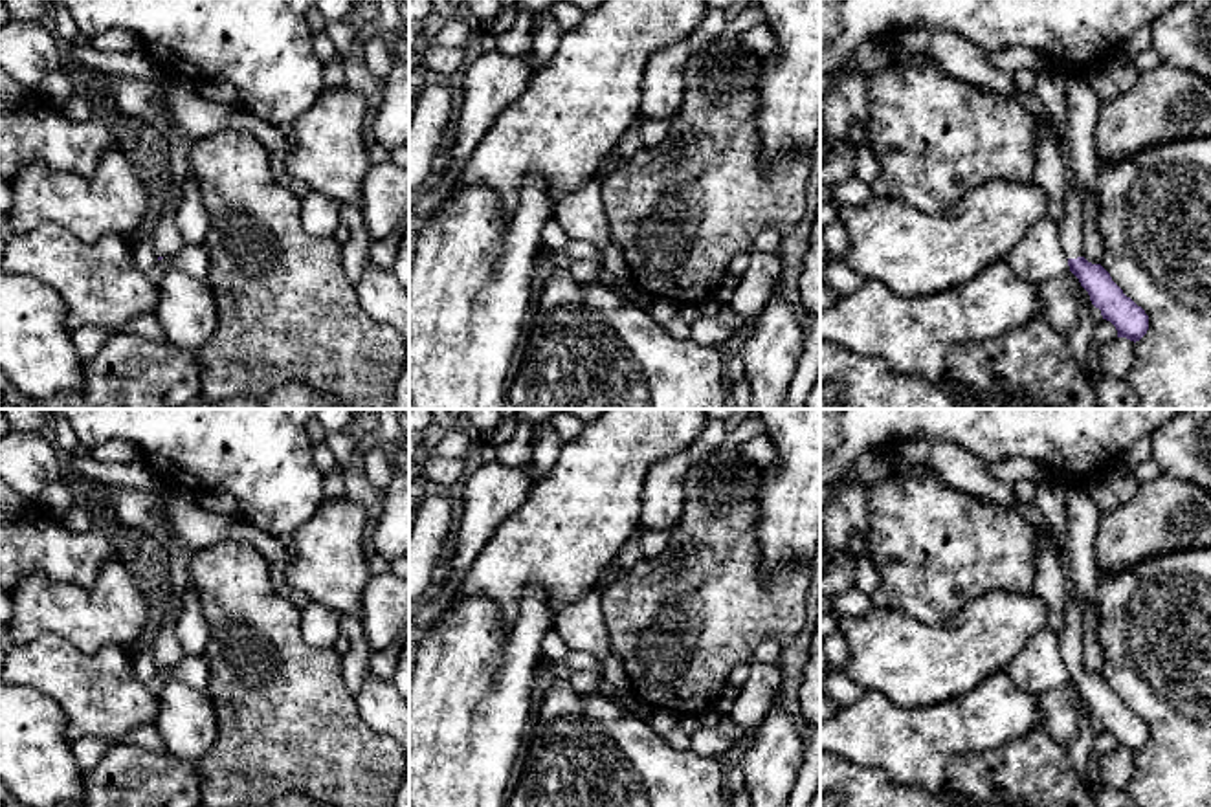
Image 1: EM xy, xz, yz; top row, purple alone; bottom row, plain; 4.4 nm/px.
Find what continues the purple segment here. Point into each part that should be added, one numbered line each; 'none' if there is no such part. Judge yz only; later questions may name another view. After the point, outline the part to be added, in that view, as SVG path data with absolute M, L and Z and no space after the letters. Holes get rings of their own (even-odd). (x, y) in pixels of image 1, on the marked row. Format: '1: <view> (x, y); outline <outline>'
1: yz (1070, 228); outline M1073 176L1064 200L1064 216L1059 224L1061 248L1068 259L1083 257L1083 200L1084 185Z

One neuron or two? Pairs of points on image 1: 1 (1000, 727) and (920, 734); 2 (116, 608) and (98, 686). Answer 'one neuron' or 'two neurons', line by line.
1: one neuron
2: two neurons

